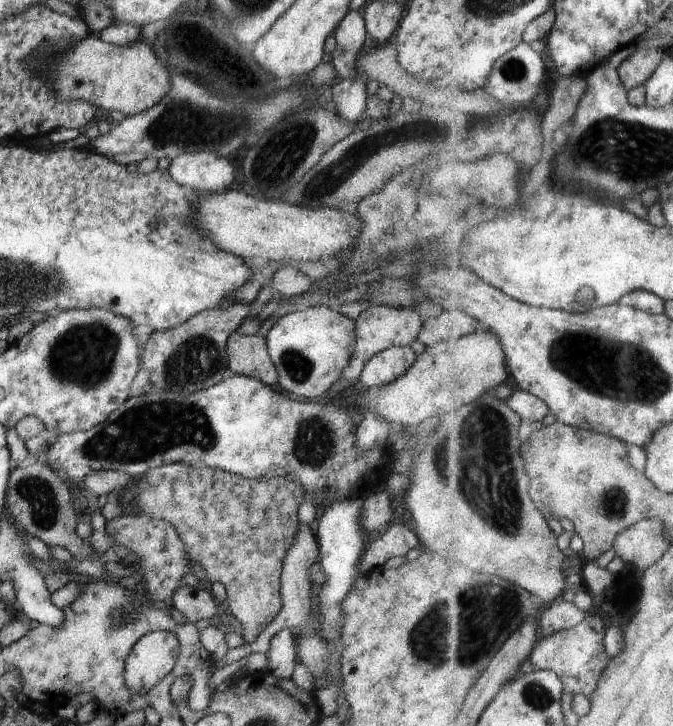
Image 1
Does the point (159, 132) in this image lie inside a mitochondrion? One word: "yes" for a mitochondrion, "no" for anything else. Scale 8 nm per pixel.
yes

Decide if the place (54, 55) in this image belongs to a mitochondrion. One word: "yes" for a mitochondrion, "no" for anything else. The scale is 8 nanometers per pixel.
no

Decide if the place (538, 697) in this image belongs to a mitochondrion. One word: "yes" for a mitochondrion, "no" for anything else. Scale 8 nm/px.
yes

